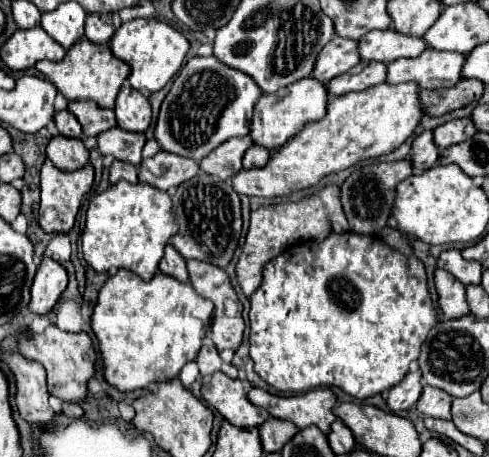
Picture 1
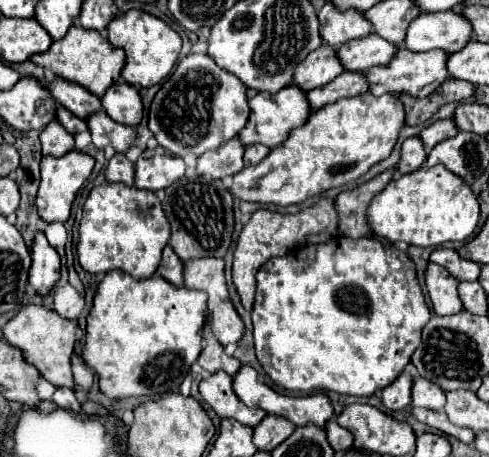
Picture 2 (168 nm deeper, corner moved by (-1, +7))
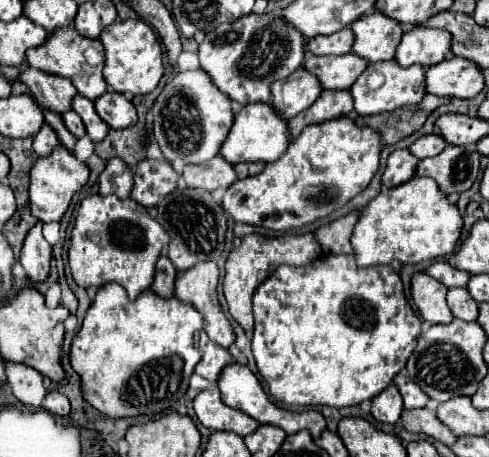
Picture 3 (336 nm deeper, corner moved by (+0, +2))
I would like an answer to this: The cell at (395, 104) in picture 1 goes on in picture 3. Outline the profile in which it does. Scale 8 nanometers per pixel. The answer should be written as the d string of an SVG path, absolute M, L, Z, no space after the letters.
M353 117L347 121L327 121L323 125L311 125L289 143L283 157L267 163L263 173L235 181L223 197L223 209L235 223L247 223L255 227L265 227L271 231L299 229L303 225L315 223L317 219L329 217L333 211L345 207L357 193L361 193L379 169L381 137L373 133L371 127L355 127Z

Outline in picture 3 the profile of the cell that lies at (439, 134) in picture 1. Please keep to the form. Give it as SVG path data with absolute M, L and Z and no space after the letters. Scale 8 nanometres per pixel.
M437 133L433 135L425 135L425 137L419 137L411 147L409 151L417 157L417 159L425 159L425 157L435 157L443 151L445 147L445 141L441 137L437 137Z

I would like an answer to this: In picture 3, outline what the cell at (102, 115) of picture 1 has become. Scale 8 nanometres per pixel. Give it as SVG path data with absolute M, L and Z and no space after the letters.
M25 67L19 73L19 79L29 87L35 101L49 111L65 113L71 109L71 101L77 93L77 89L71 85L71 81L61 79L57 75L47 75L45 71Z

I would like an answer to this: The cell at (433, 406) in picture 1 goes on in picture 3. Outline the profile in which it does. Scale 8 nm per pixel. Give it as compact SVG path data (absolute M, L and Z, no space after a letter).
M401 371L395 379L393 379L395 387L399 389L401 397L403 397L403 407L405 409L417 409L417 407L425 407L429 397L419 389L419 385L415 385L405 371Z

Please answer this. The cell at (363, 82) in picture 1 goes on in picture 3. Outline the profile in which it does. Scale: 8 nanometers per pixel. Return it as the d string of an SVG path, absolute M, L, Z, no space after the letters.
M327 91L327 93L321 93L319 99L311 105L311 109L303 111L301 115L293 117L287 123L289 137L293 141L293 139L299 137L299 133L307 125L315 125L315 123L339 119L339 117L349 117L349 115L353 115L353 109L351 109L351 97L347 97L347 91L339 91L339 93Z

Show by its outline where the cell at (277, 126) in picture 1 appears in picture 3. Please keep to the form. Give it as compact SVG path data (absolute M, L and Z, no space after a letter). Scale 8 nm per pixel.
M255 103L245 105L239 115L235 115L233 127L227 135L227 139L221 145L221 157L229 161L231 165L237 163L253 163L253 161L275 161L285 153L289 139L287 139L287 121L279 121L275 117L275 111L269 107L269 103Z

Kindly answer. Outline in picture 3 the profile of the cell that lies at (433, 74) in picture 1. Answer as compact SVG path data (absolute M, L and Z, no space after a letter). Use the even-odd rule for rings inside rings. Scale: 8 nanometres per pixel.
M385 61L383 65L373 65L373 69L367 69L365 73L361 73L359 79L353 83L353 87L349 89L349 93L353 97L355 113L359 117L369 117L369 115L379 115L379 113L395 111L399 107L417 105L425 97L425 93L423 93L423 73L425 73L425 69L421 65L411 65L407 69L395 65L395 61ZM369 71L379 71L385 77L385 83L379 89L369 89L367 87Z

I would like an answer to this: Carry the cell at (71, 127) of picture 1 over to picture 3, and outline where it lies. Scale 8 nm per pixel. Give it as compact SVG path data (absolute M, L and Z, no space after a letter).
M67 111L67 113L63 113L61 117L63 117L63 121L65 121L67 129L69 129L77 139L85 135L85 125L83 125L81 117L79 117L75 111Z

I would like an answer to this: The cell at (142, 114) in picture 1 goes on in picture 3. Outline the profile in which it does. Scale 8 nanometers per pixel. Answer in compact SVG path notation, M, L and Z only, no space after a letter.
M107 91L95 101L95 111L111 129L123 129L137 121L133 103L125 95L111 91Z

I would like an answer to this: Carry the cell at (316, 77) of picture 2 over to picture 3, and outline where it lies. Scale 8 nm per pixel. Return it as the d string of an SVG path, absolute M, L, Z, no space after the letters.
M297 69L287 79L279 79L271 85L271 107L281 119L291 119L311 107L319 93L319 81L303 73L303 69Z

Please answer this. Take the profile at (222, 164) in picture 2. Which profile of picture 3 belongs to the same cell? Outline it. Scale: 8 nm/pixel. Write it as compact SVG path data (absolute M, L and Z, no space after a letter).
M219 155L201 165L185 165L183 179L191 189L215 191L219 187L229 187L237 181L237 173L231 163L223 161Z

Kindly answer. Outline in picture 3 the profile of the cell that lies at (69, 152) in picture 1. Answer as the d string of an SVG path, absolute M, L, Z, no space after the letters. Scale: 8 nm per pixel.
M43 123L41 129L39 129L39 133L33 137L33 151L43 157L43 155L51 153L57 145L59 145L59 139L55 137L55 131L49 129L47 123Z

